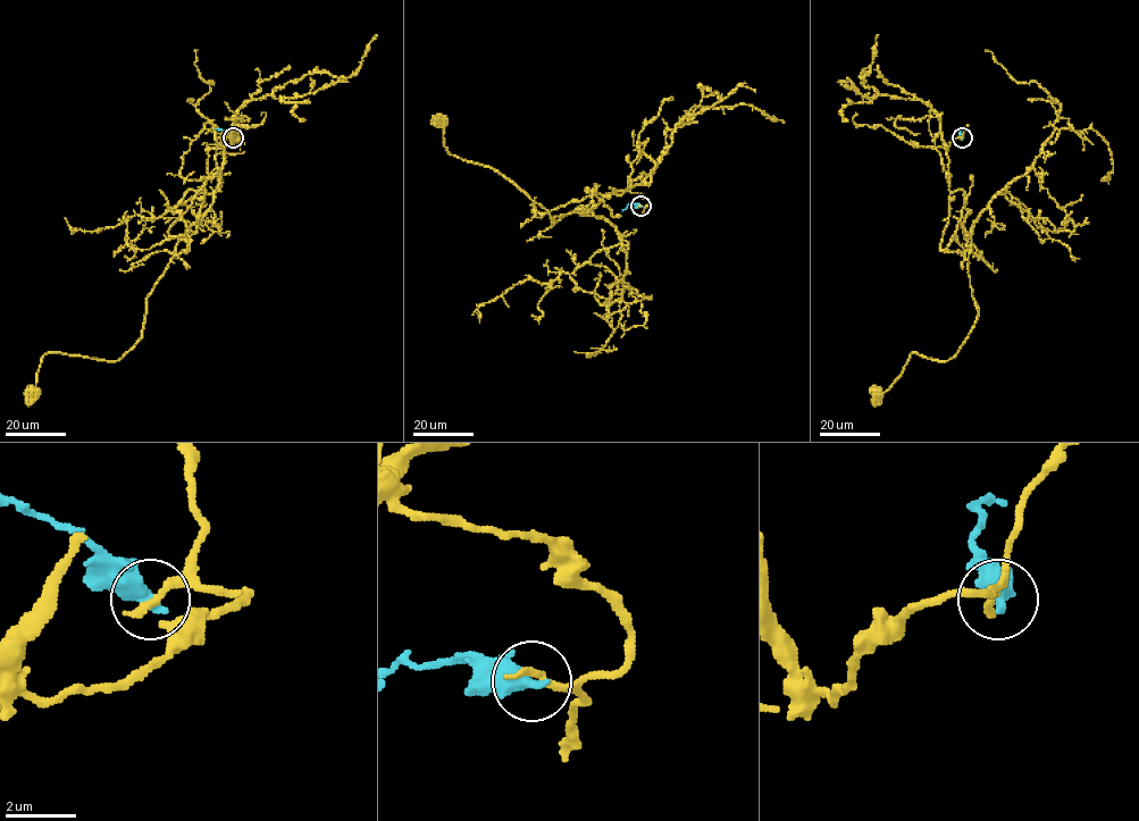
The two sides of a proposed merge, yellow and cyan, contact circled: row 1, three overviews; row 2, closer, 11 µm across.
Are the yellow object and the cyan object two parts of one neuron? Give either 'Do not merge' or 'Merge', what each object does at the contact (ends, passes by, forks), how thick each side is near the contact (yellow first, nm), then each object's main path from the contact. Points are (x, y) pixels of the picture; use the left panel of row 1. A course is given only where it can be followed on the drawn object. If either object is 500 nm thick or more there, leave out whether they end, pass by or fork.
Do not merge. Thickness 260 nm (yellow) against 550 nm. Course of yellow: (233, 137), (173, 209), (168, 234), (189, 232), (148, 296), (142, 335), (117, 360), (45, 353), (34, 391). Course of cyan: (233, 137), (215, 130)

